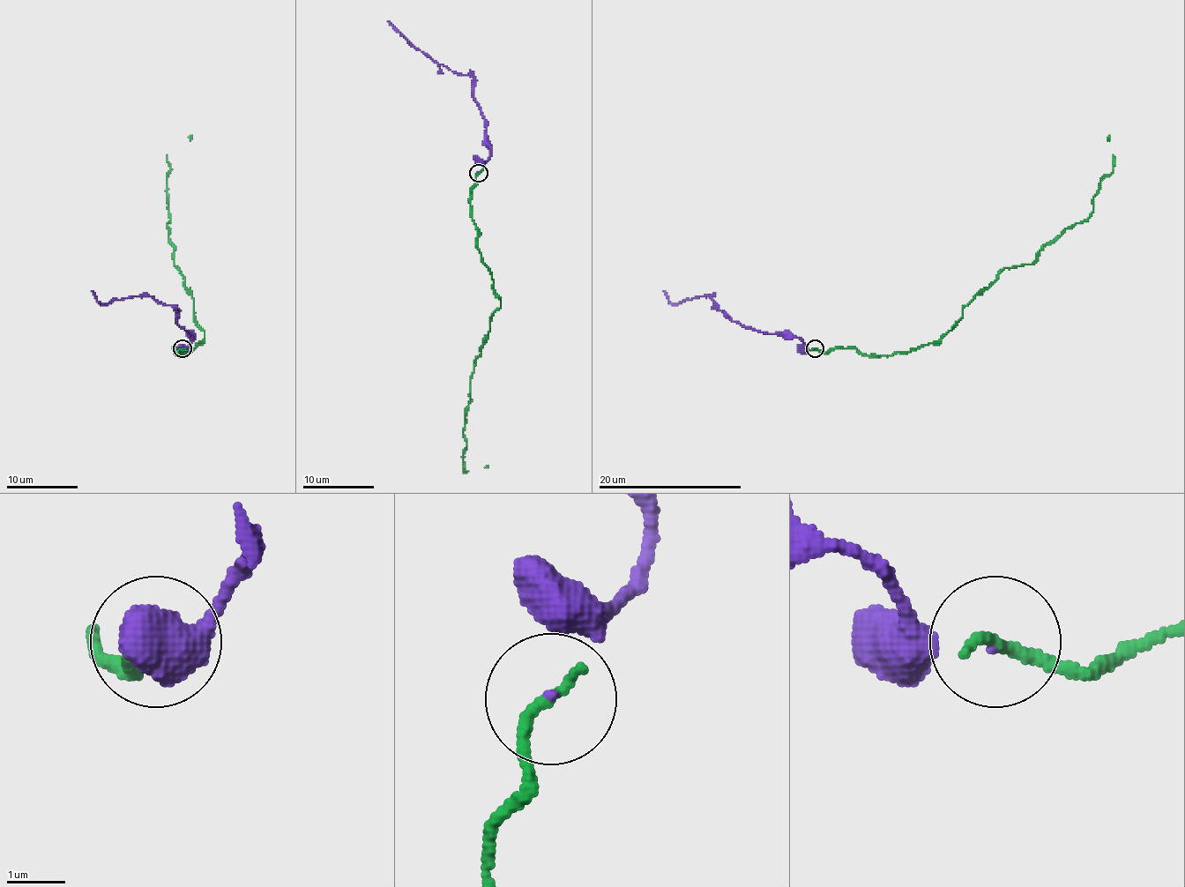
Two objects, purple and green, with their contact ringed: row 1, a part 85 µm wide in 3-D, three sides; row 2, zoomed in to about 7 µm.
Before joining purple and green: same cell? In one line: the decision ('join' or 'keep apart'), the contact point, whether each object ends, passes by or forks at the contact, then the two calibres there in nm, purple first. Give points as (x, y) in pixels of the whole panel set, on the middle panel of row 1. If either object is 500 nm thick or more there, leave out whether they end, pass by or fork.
join; place (479, 173); purple ends; green ends; calibres 50 and 260 nm

